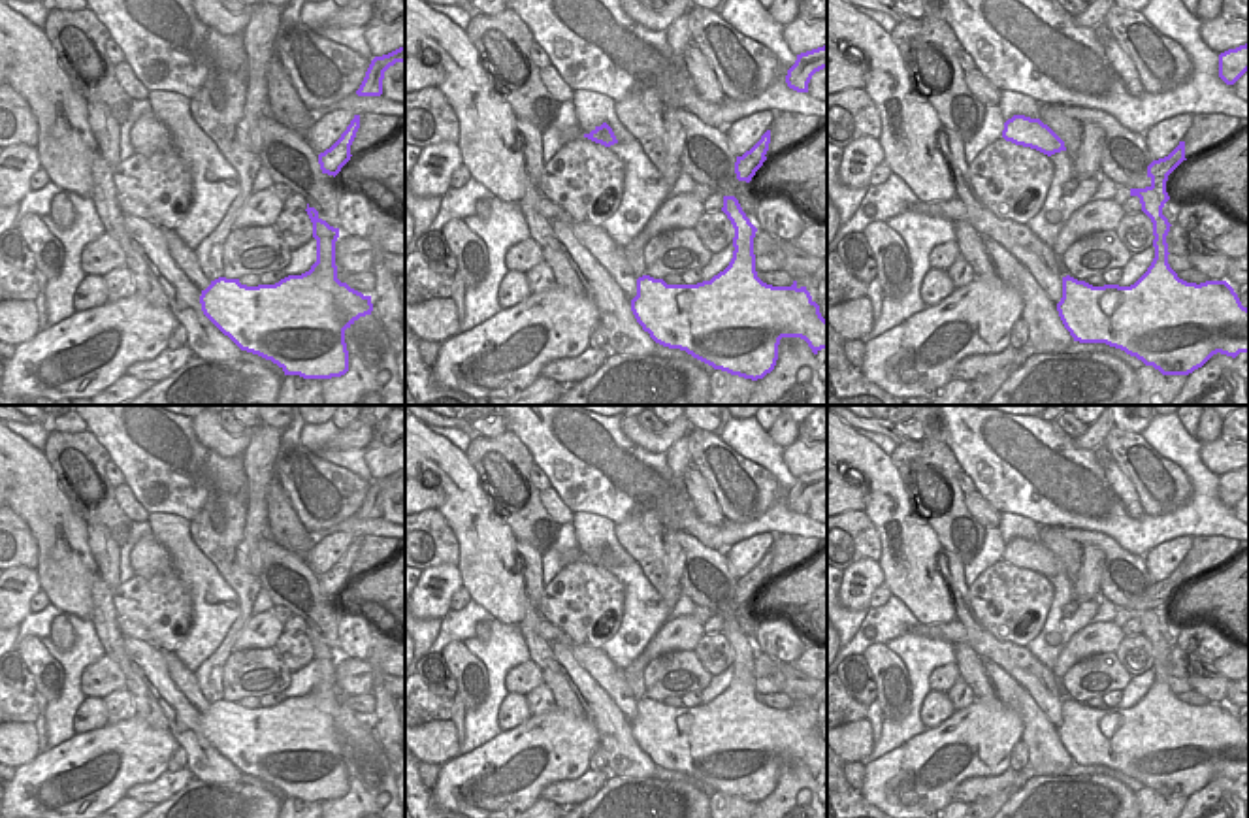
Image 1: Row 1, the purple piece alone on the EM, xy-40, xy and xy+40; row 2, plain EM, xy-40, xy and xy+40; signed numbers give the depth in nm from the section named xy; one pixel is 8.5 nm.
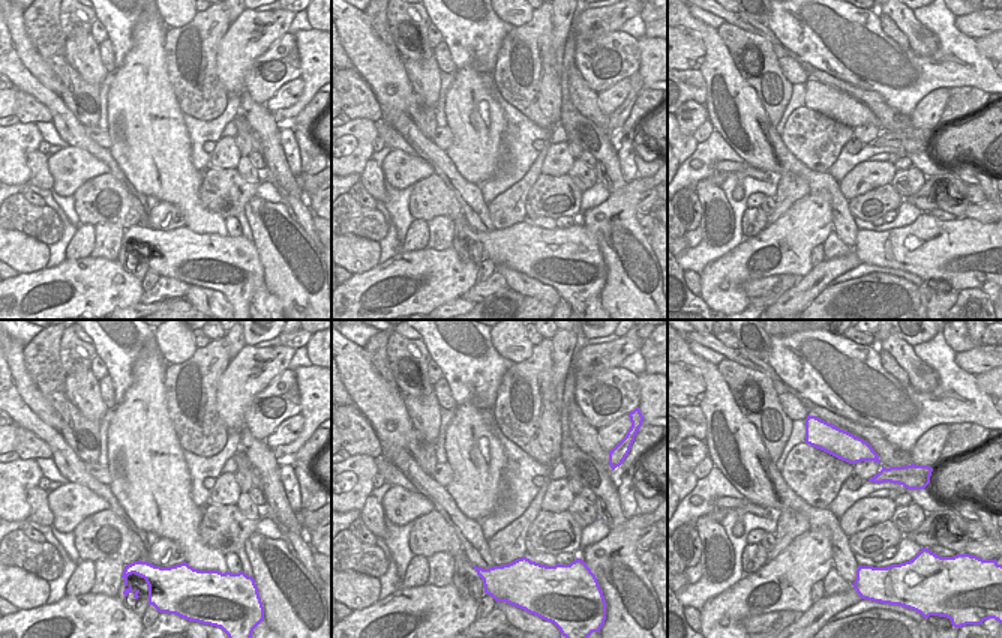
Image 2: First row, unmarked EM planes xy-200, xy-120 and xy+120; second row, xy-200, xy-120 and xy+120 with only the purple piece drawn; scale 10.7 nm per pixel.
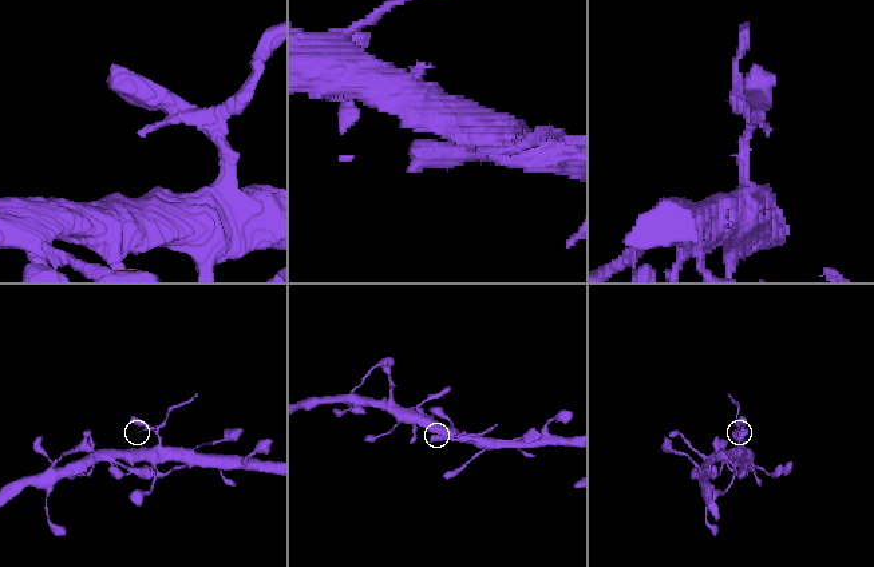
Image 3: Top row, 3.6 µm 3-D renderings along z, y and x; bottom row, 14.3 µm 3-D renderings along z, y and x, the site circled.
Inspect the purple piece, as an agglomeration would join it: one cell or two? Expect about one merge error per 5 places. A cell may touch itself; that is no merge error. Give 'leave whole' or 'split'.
split

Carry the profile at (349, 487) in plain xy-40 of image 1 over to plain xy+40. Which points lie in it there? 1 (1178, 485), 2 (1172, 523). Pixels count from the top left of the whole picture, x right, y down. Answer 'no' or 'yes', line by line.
1: yes
2: no

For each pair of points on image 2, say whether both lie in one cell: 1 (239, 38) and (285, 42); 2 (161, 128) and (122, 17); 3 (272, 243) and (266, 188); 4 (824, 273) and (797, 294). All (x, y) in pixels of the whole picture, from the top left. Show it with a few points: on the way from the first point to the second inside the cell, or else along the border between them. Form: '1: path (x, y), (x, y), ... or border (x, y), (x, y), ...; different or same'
1: border (287, 32), (261, 53), (251, 66); different
2: border (140, 15), (132, 29), (132, 47), (117, 68); different
3: border (255, 194), (281, 203); different
4: path (818, 278), (803, 291); same

